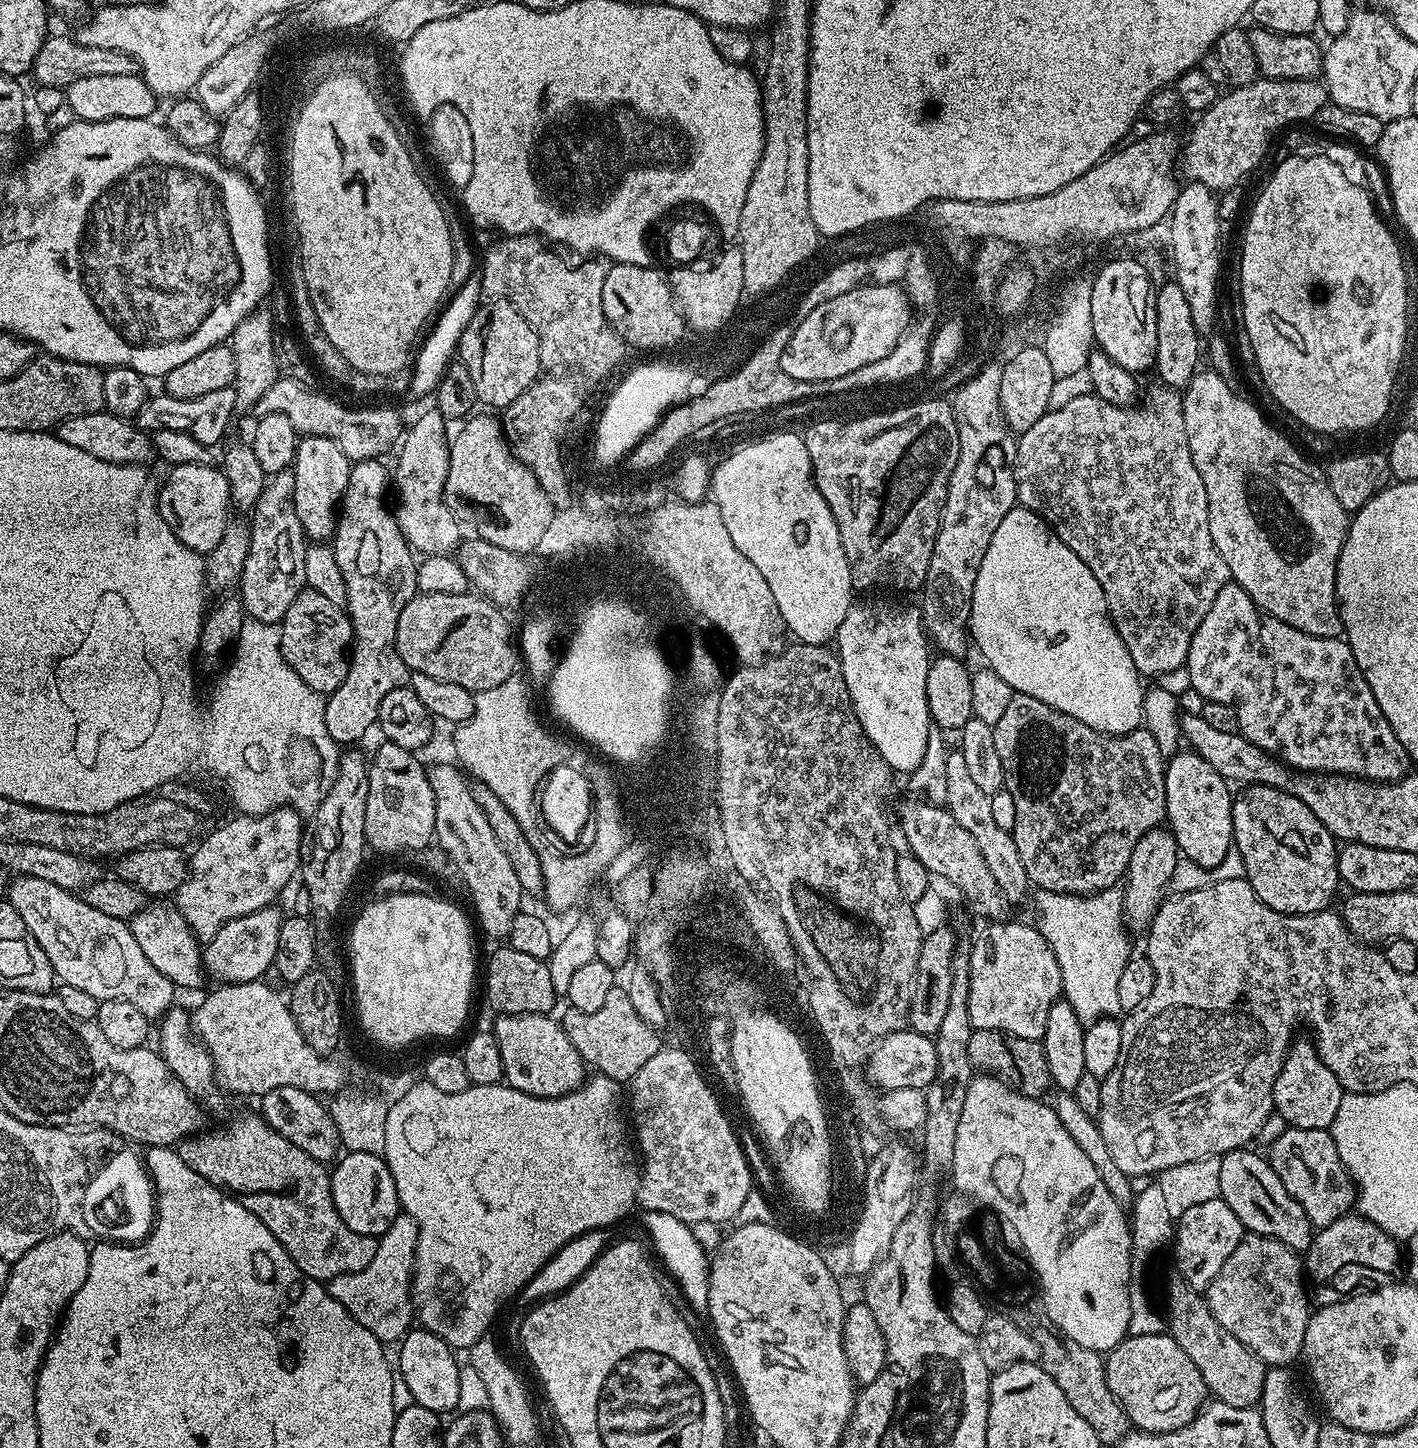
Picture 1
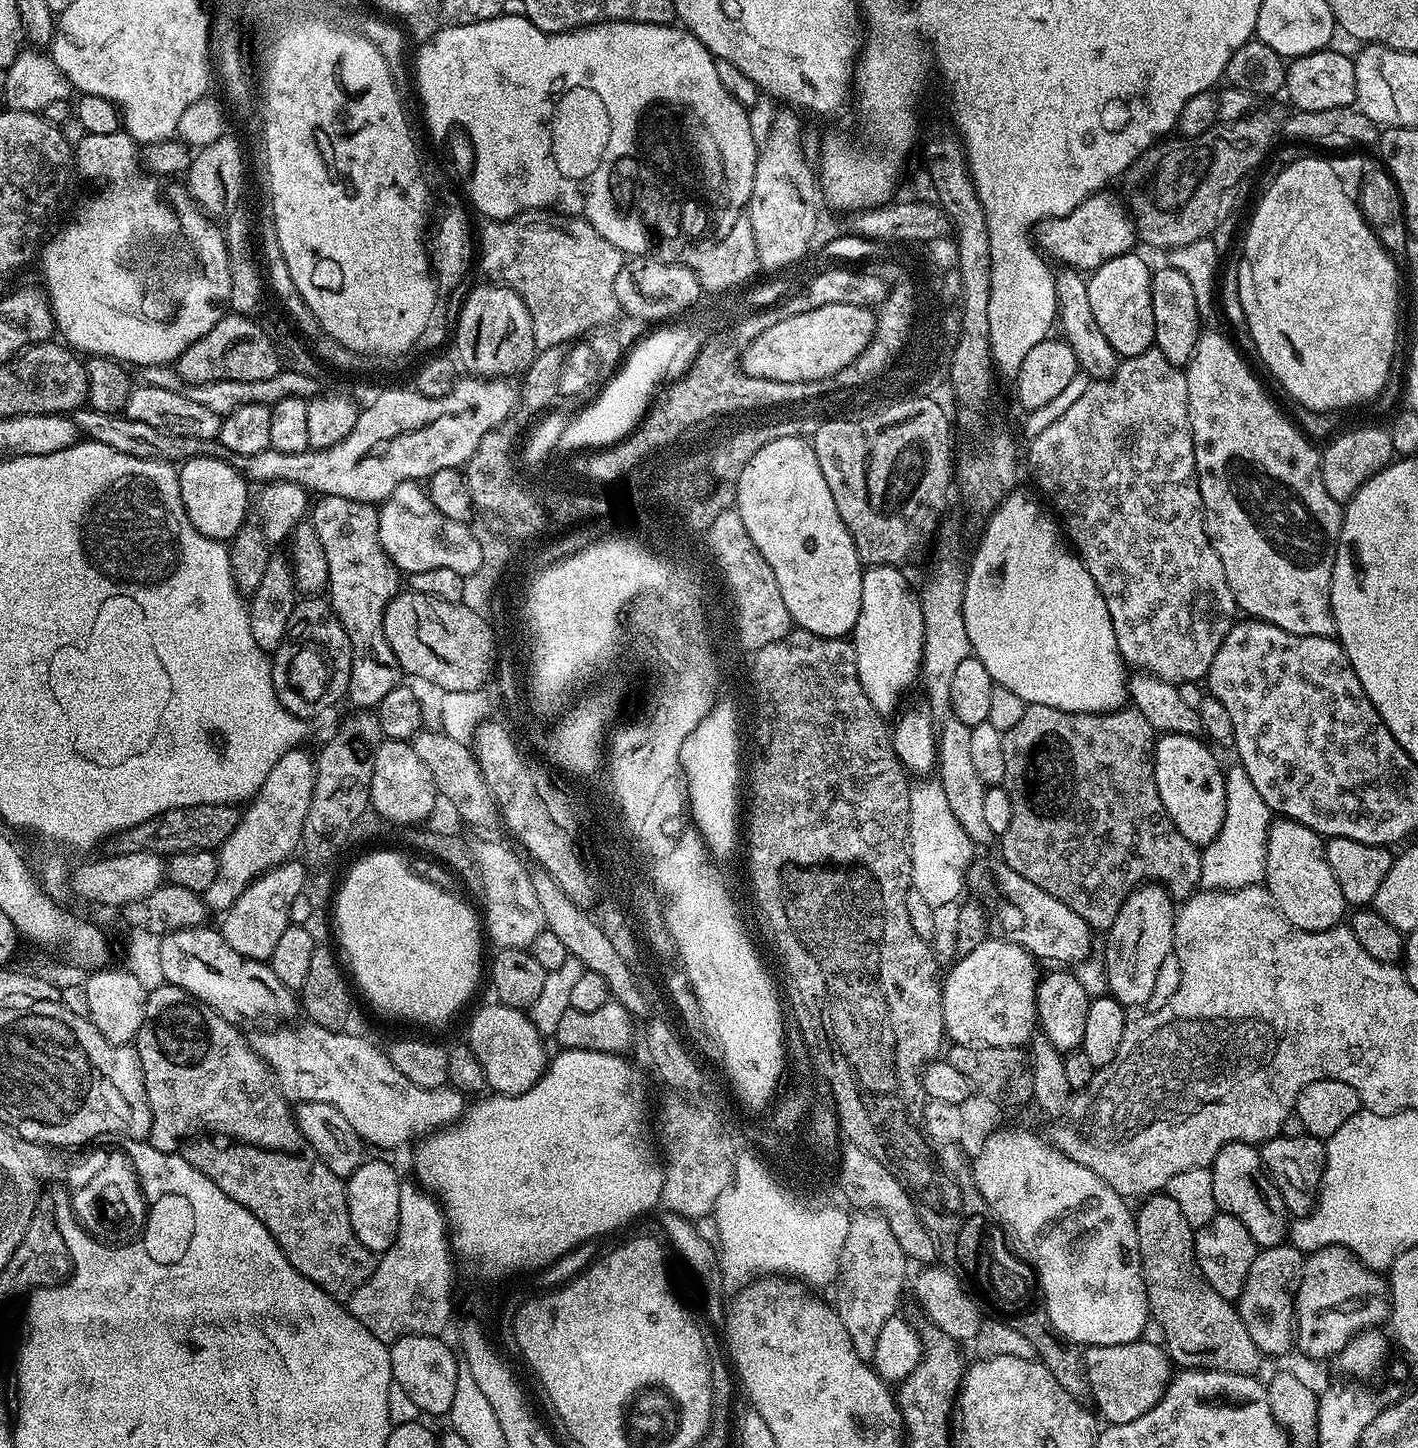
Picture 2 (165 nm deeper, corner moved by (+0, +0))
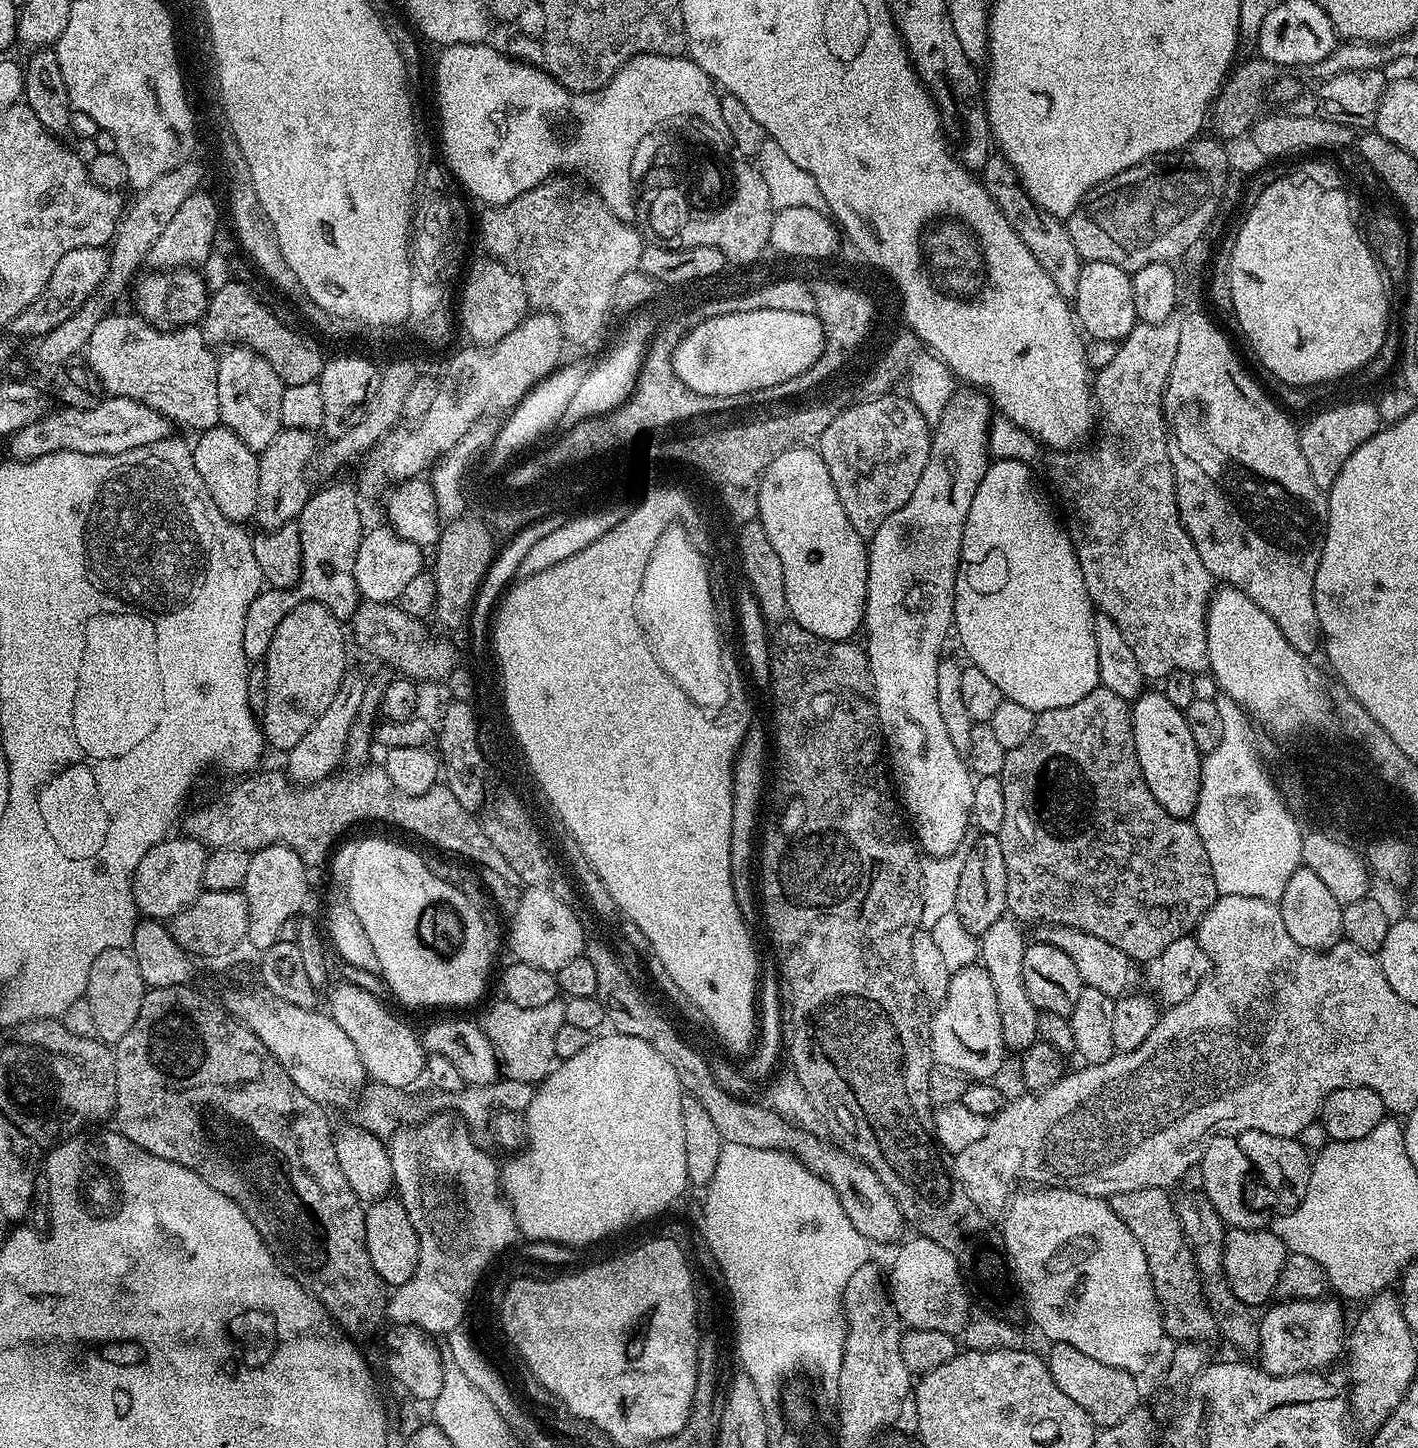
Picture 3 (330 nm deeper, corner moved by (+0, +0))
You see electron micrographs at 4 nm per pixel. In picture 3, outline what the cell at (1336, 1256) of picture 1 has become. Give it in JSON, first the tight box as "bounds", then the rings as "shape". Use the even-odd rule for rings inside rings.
{"bounds":[1258,1298,1346,1376],"shape":[[[1331,1298],[1332,1300],[1328,1299],[1284,1300],[1283,1302],[1276,1302],[1280,1304],[1273,1303],[1267,1309],[1269,1312],[1264,1317],[1261,1315],[1258,1320],[1260,1329],[1259,1367],[1271,1376],[1293,1376],[1294,1374],[1302,1374],[1303,1372],[1327,1369],[1327,1364],[1339,1352],[1341,1355],[1342,1345],[1346,1340],[1346,1324],[1344,1328],[1344,1312],[1340,1309],[1341,1301],[1336,1298]]]}

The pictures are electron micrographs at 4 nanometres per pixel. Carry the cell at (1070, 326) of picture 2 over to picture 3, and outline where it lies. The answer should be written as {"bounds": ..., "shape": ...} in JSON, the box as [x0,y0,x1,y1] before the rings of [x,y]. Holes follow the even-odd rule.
{"bounds":[982,155,1082,297],"shape":[[[989,155],[986,166],[982,169],[982,183],[985,190],[994,198],[994,202],[1006,214],[1006,218],[1018,234],[1030,246],[1034,258],[1054,278],[1054,286],[1066,297],[1075,297],[1078,290],[1078,278],[1082,261],[1078,250],[1074,250],[1074,242],[1070,242],[1067,223],[1059,216],[1051,216],[1046,210],[1042,210],[1030,198],[1030,194],[1022,186],[1020,176],[1010,166],[1010,162],[1003,155]]]}

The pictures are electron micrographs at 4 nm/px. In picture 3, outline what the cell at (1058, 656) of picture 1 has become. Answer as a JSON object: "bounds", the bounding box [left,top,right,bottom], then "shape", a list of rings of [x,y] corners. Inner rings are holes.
{"bounds":[952,460,1100,714],"shape":[[[1017,460],[989,463],[962,530],[952,618],[955,635],[960,635],[961,646],[972,659],[971,667],[987,674],[1002,690],[1005,700],[1018,702],[1039,714],[1051,708],[1074,706],[1074,702],[1098,687],[1100,679],[1094,638],[1096,612],[1082,578],[1082,566],[1078,566],[1072,537],[1065,525],[1056,521],[1032,470]]]}

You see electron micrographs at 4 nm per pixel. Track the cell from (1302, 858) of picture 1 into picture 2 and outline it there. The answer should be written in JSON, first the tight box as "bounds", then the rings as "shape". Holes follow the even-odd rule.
{"bounds":[1264,819,1346,932],"shape":[[[1277,819],[1268,830],[1268,853],[1264,871],[1267,890],[1272,895],[1272,903],[1277,910],[1294,926],[1307,932],[1321,932],[1337,927],[1343,921],[1340,919],[1346,911],[1338,878],[1334,878],[1334,870],[1330,870],[1330,862],[1326,862],[1324,846],[1325,841],[1319,834],[1293,820]]]}

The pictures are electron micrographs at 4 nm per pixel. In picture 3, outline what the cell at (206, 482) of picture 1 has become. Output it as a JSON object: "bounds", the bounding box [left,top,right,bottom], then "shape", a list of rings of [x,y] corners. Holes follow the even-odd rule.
{"bounds":[191,426,260,525],"shape":[[[217,426],[215,428],[205,428],[199,433],[200,436],[196,440],[196,444],[191,445],[192,457],[194,458],[194,466],[198,466],[198,474],[202,474],[202,482],[206,482],[206,490],[210,490],[210,498],[214,498],[214,506],[218,506],[218,510],[222,510],[222,514],[227,520],[233,520],[236,524],[243,525],[244,520],[251,521],[256,515],[256,507],[258,506],[258,466],[260,458],[257,453],[250,450],[250,446],[246,446],[246,442],[242,442],[242,438],[238,438],[238,434],[234,434],[229,428]]]}

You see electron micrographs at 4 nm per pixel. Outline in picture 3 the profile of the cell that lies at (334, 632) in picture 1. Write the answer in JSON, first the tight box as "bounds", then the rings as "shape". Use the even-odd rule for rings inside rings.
{"bounds":[262,602,346,754],"shape":[[[315,602],[297,604],[290,614],[278,622],[278,626],[272,635],[272,641],[268,647],[266,667],[266,706],[262,715],[262,727],[264,739],[269,749],[277,748],[280,754],[287,754],[291,748],[298,746],[302,738],[306,738],[306,730],[318,722],[322,710],[334,702],[334,694],[338,694],[338,686],[342,682],[346,671],[344,665],[344,640],[346,644],[346,632],[342,629],[341,621],[337,620],[326,606]]]}

